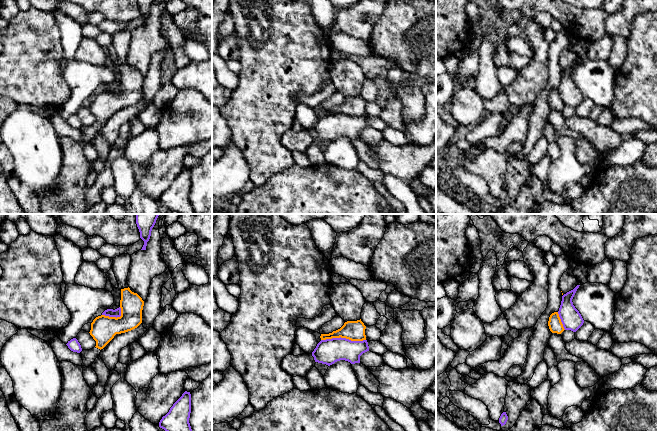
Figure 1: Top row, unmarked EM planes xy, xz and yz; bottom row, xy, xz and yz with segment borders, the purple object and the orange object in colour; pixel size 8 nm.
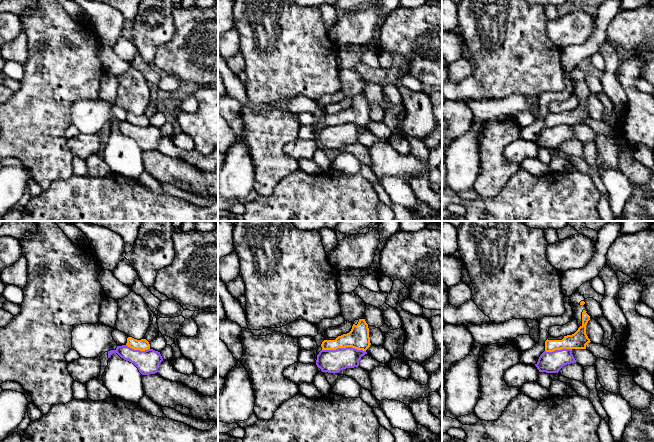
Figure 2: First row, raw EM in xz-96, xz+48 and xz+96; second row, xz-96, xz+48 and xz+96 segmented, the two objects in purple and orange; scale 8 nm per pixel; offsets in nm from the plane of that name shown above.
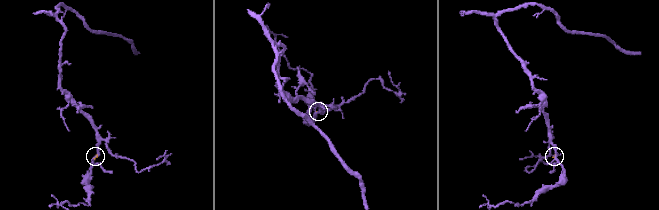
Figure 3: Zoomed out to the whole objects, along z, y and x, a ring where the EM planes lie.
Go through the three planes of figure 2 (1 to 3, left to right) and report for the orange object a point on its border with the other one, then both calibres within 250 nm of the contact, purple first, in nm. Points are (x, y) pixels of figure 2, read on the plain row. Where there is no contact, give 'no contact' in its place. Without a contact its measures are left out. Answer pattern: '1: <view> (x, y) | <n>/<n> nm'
1: xz-96 (138, 126) | 190/90 nm
2: xz+48 (344, 124) | 190/170 nm
3: xz+96 (558, 126) | 180/140 nm

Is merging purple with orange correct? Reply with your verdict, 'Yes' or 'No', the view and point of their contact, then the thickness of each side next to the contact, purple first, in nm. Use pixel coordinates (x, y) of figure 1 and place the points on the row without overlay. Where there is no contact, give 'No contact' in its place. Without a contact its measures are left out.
No. Touches purple at xz (343, 114). Thickness 200 nm (purple) against 160 nm

